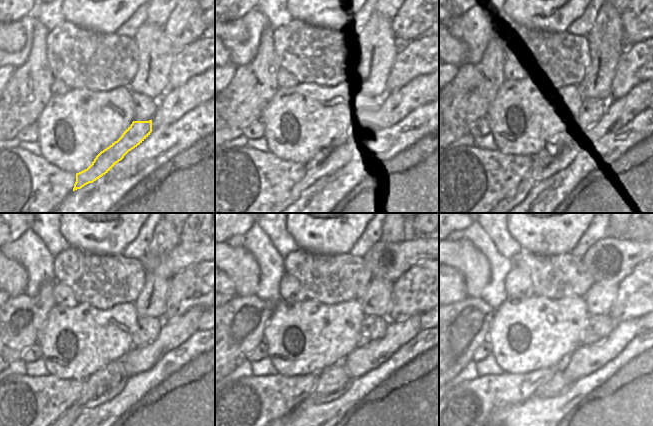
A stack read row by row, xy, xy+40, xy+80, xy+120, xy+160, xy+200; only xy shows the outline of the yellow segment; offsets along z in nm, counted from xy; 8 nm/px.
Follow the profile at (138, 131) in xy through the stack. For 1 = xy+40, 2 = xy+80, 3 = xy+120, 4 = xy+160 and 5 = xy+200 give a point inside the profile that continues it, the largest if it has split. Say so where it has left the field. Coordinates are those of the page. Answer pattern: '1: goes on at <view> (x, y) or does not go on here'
1: goes on at xy+40 (333, 157)
2: goes on at xy+80 (553, 158)
3: goes on at xy+120 (104, 385)
4: goes on at xy+160 (332, 381)
5: goes on at xy+200 (559, 383)

